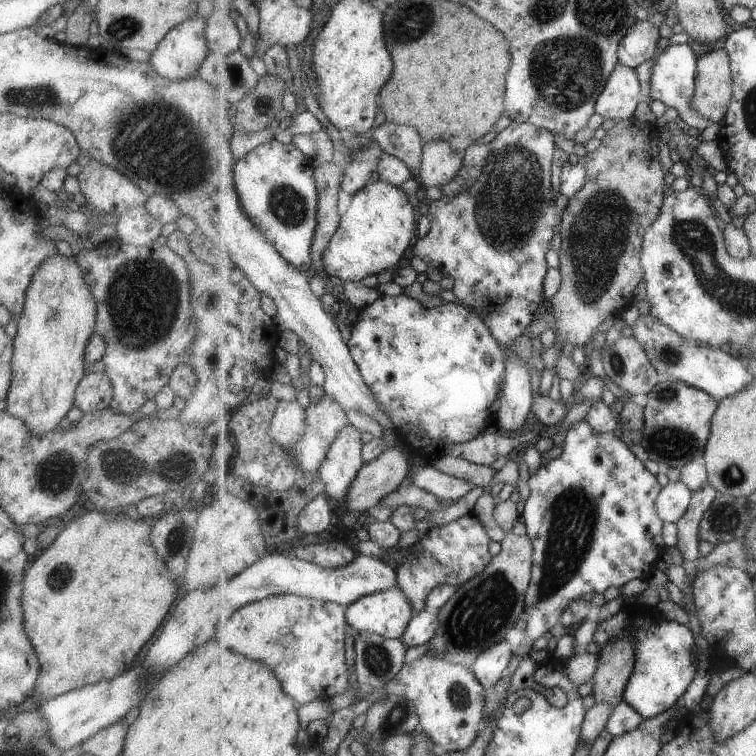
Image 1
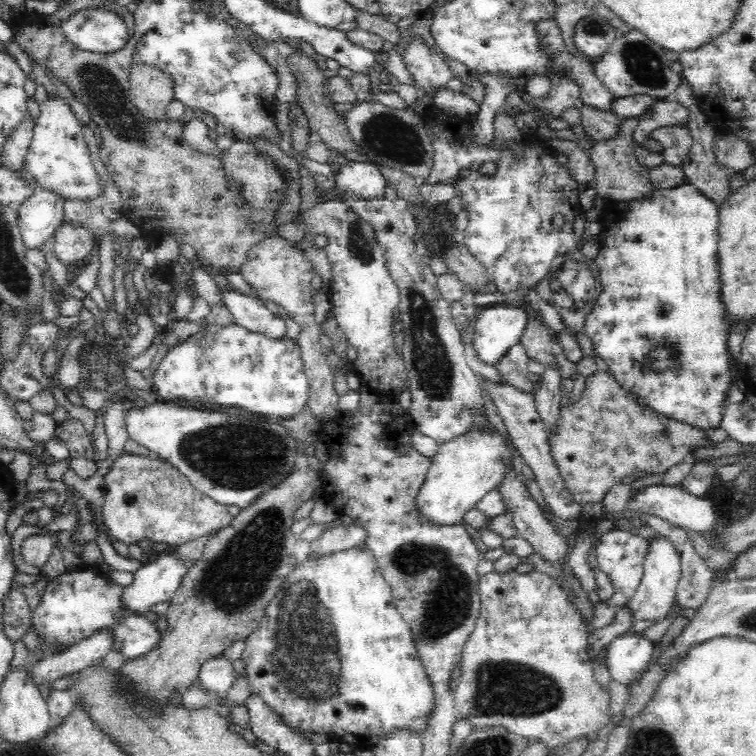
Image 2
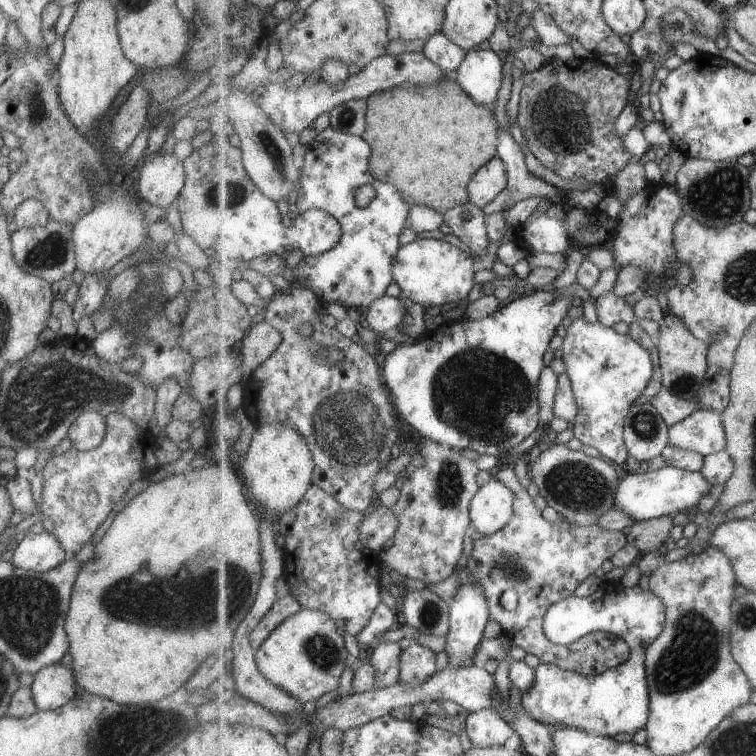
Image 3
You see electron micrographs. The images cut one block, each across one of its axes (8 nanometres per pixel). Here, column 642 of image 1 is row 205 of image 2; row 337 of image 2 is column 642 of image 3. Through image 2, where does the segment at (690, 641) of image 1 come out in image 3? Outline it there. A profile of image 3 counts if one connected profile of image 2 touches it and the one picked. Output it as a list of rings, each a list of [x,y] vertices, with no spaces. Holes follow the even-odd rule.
[[[606,582],[593,594],[592,596],[586,598],[580,597],[568,597],[565,598],[563,601],[560,601],[556,605],[552,607],[547,613],[546,618],[544,619],[544,632],[547,636],[548,640],[551,640],[553,644],[557,644],[560,646],[568,646],[574,644],[577,640],[583,639],[583,636],[586,634],[591,634],[592,632],[602,631],[607,633],[614,633],[618,638],[621,638],[624,642],[627,642],[627,645],[631,648],[631,657],[627,660],[627,663],[621,664],[619,667],[610,669],[608,672],[605,672],[603,675],[594,675],[594,676],[584,676],[579,675],[575,671],[569,671],[561,669],[561,666],[556,666],[550,663],[541,663],[536,668],[536,676],[535,682],[528,690],[521,692],[522,694],[522,704],[525,709],[535,718],[538,722],[544,723],[545,725],[549,726],[563,726],[563,727],[570,727],[580,730],[588,731],[589,733],[593,733],[595,735],[604,735],[607,737],[614,737],[617,734],[627,733],[630,735],[635,735],[639,730],[645,729],[649,716],[651,715],[650,712],[650,691],[648,686],[648,671],[646,668],[646,660],[648,658],[648,649],[653,646],[653,644],[657,641],[657,638],[661,637],[661,634],[665,631],[665,628],[668,624],[668,615],[666,614],[667,606],[663,599],[661,599],[657,594],[654,594],[649,588],[645,590],[645,588],[641,588],[641,586],[633,587],[633,588],[625,588],[623,584],[618,582],[611,583]]]

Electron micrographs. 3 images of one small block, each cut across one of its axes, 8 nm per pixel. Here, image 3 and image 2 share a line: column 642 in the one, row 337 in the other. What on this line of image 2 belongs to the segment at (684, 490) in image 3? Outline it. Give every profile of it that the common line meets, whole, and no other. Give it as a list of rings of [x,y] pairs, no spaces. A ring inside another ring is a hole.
[[[515,303],[494,304],[478,311],[473,347],[480,360],[494,366],[511,346],[521,343],[528,315]]]

